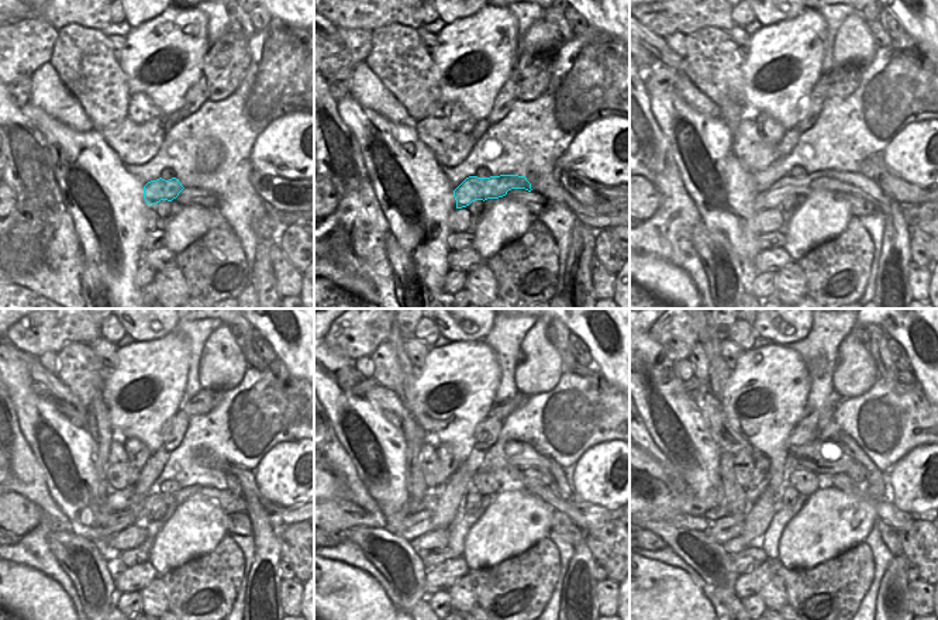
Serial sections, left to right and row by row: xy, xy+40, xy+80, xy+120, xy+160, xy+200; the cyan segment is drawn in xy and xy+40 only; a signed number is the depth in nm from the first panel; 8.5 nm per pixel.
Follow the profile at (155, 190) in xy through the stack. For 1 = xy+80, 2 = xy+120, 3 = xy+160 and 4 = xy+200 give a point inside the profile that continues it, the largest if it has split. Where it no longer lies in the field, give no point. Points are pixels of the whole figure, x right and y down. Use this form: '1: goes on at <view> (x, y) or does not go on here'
1: goes on at xy+80 (845, 182)
2: goes on at xy+120 (227, 500)
3: goes on at xy+160 (417, 524)
4: goes on at xy+200 (721, 530)

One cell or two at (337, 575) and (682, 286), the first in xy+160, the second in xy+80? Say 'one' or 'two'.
one

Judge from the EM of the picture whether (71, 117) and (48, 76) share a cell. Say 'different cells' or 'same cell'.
same cell

